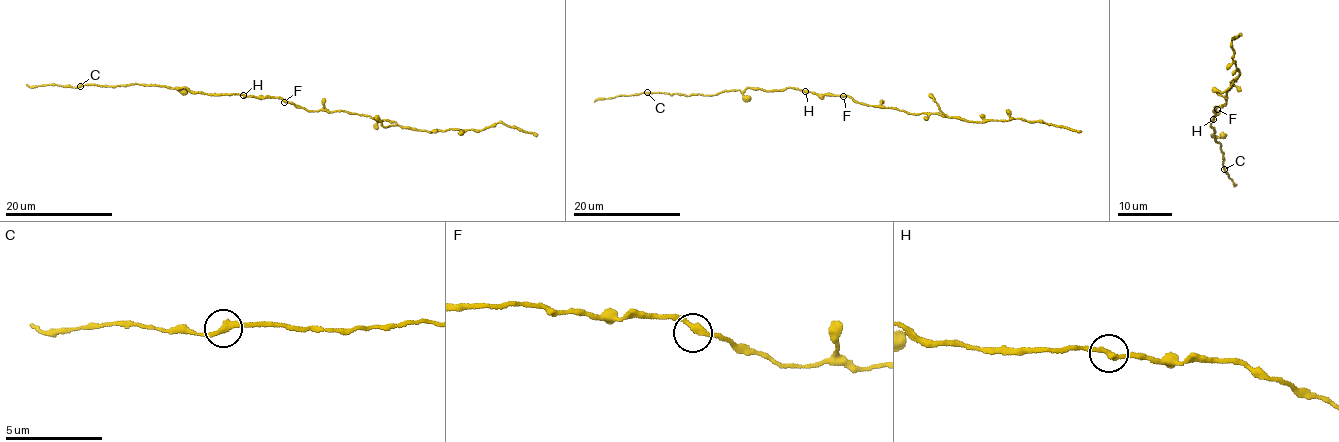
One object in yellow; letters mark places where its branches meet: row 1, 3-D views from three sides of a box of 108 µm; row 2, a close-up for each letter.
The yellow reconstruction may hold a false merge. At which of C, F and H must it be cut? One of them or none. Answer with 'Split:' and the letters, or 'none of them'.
Split: none of them

